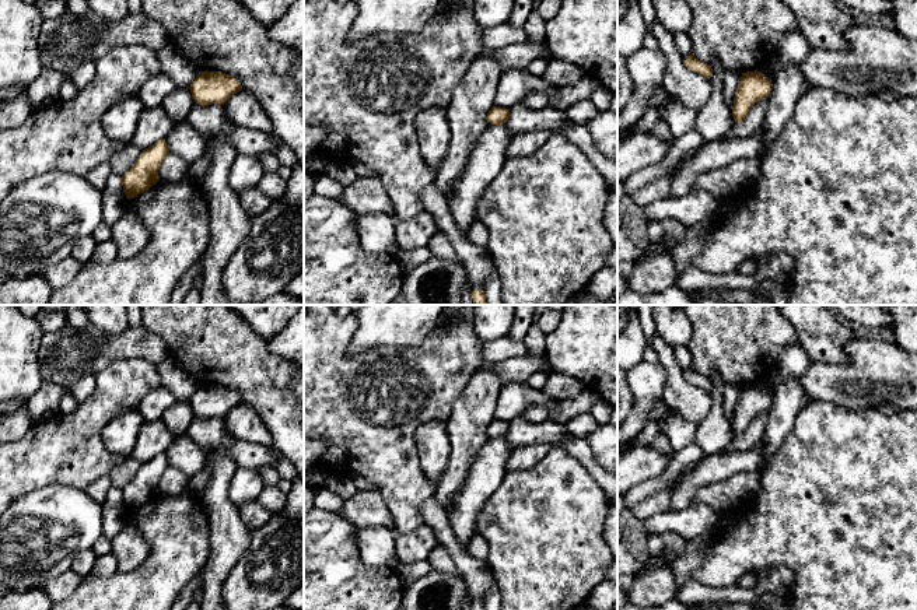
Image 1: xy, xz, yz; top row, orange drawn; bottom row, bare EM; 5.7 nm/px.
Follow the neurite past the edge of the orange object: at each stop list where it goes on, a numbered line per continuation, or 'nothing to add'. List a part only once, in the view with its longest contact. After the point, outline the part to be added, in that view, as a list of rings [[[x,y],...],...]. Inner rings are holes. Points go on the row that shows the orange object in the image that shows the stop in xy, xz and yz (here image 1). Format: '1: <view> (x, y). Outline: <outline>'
nothing to add

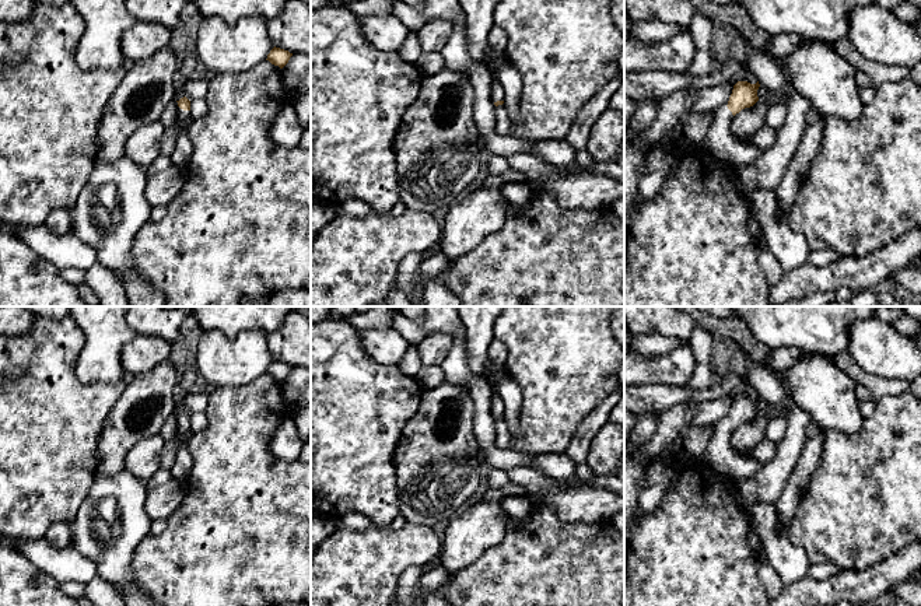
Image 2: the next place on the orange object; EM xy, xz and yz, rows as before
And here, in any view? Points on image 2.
1: xy (184, 149). Outline: [[[178,109],[176,123],[181,126],[181,133],[174,153],[171,154],[175,167],[185,169],[190,161],[193,146],[188,134],[188,127],[192,122],[190,111]]]

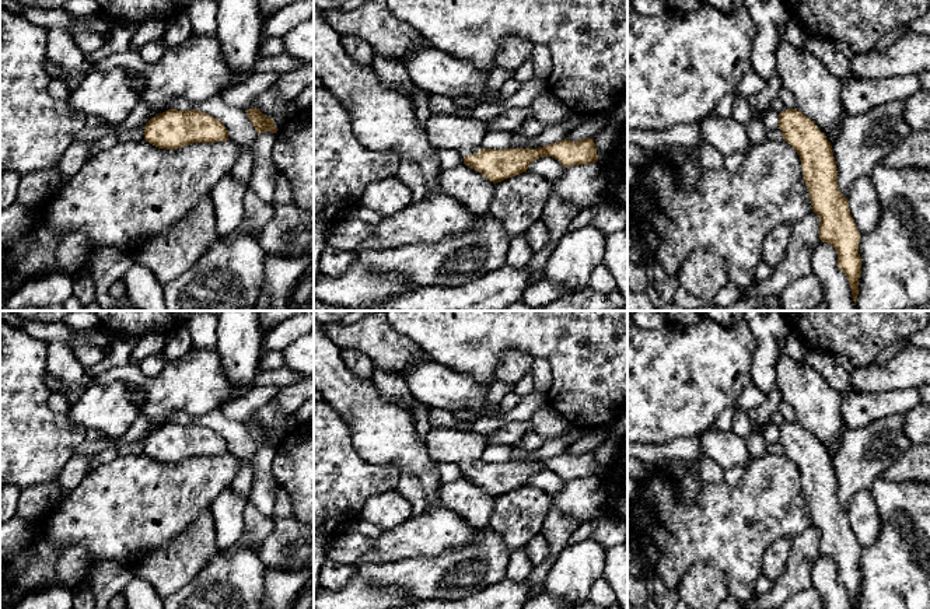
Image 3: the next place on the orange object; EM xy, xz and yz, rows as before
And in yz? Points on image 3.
nothing to add

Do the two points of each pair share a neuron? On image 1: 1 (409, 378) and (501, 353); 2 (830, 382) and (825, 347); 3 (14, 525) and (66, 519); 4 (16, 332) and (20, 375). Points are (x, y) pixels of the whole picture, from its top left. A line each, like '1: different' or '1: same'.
1: different
2: different
3: same
4: same

